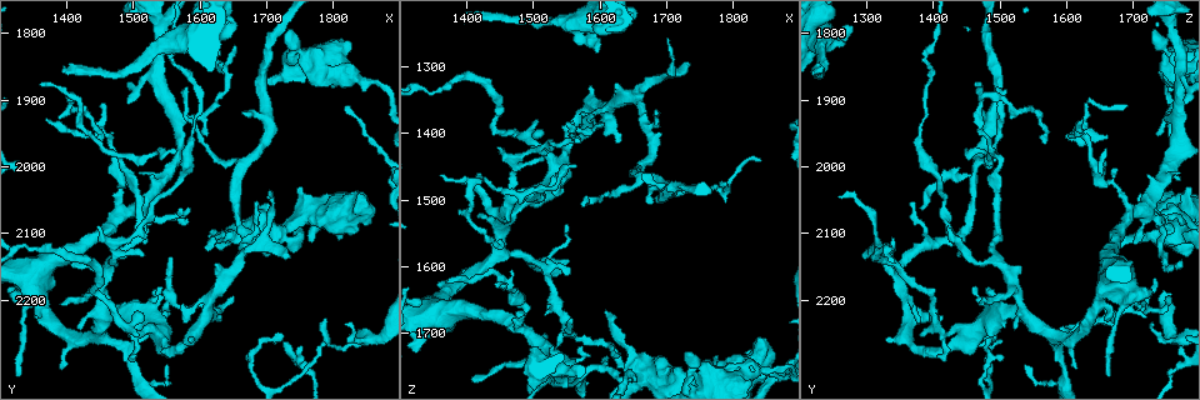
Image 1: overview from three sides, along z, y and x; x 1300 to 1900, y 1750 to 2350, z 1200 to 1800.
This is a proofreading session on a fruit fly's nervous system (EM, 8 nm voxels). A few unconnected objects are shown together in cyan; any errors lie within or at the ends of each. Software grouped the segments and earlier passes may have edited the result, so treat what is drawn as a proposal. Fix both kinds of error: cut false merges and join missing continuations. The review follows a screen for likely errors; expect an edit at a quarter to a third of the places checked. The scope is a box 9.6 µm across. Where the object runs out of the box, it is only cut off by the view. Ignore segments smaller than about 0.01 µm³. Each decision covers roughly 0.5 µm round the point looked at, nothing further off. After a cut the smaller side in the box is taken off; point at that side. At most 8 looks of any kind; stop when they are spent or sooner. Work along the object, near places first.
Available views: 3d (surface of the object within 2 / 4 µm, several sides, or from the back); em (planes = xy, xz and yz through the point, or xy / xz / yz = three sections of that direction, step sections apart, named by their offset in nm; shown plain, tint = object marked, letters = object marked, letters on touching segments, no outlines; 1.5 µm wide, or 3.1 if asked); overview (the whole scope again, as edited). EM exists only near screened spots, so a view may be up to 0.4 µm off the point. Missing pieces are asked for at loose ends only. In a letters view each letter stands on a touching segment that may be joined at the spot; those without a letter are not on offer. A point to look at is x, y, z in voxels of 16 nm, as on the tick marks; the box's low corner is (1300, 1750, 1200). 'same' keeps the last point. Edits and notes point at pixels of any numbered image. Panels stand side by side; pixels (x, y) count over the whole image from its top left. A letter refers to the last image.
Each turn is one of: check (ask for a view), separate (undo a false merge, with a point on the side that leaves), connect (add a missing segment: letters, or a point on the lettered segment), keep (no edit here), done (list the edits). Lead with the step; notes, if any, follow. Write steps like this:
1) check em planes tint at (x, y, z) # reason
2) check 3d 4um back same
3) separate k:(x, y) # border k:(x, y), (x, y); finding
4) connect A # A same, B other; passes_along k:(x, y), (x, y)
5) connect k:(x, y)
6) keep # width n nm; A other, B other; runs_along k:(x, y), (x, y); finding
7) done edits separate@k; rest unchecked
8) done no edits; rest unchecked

check em planes letters at (1730, 2140, 1295) # free end

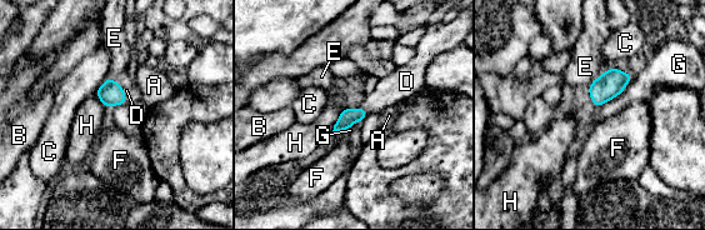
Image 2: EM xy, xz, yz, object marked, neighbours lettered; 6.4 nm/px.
connect D # width 110 nm; A other, B other, C other, D same, E other, F other, G other, H other; passes_along 2:(110, 93), (124, 96), (133, 94); the cell continues

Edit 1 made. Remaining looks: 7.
check em xz step 8 letters at (1840, 2265, 1445) # free end

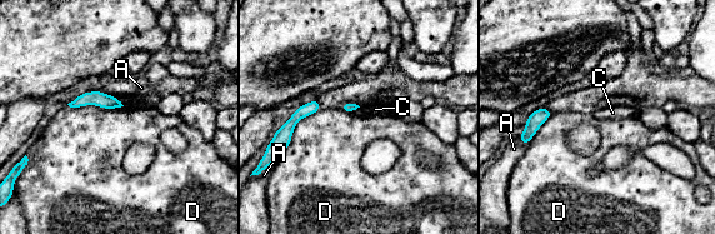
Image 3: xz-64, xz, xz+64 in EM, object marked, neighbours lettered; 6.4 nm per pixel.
keep # A other, C other, D other; runs_along 3:(74, 104), (84, 99), (118, 104); no lettered segment goes on from it

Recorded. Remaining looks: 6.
check em planes letters at (1555, 2240, 1610) # an open end

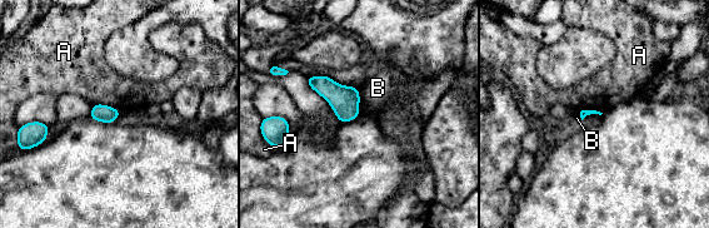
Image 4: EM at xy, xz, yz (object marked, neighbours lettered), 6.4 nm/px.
keep # A other, B other; border 4:(93, 104), (108, 104), (120, 110); no lettered segment goes on from it

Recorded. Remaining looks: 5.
check em yz step 4 letters at (1595, 1795, 1280)

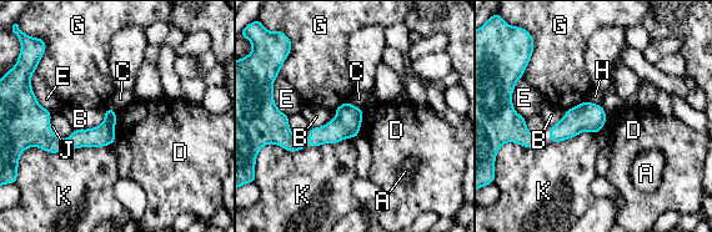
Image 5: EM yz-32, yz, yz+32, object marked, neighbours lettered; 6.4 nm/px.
check em planes letters same # cut it another way

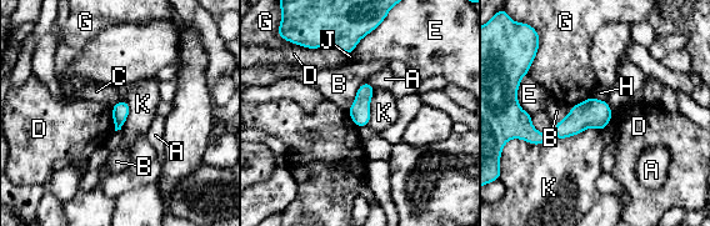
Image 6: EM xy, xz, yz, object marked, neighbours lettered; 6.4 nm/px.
keep # longest_contact K 320 nm; A other, B other, C other, D other, E other, G other, H other, J other, K other; border 6:(111, 108), (111, 120), (115, 130); none of them fits

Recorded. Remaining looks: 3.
done edits connect@2; rest unchecked

